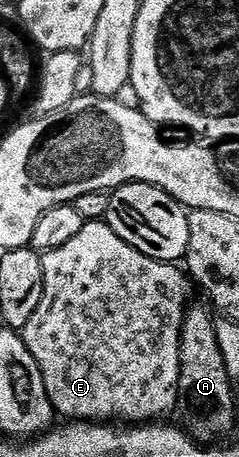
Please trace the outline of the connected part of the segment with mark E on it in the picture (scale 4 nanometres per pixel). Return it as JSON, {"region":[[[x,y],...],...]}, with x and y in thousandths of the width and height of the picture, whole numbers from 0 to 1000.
{"region":[[[356,484],[343,508],[310,516],[310,525],[259,534],[259,543],[226,543],[180,558],[184,575],[184,628],[176,630],[176,656],[159,663],[159,683],[142,698],[142,716],[96,724],[100,748],[121,761],[142,788],[159,792],[176,814],[176,829],[192,840],[192,867],[209,867],[209,884],[238,908],[268,919],[322,923],[393,923],[452,928],[481,919],[502,928],[636,928],[657,919],[686,919],[715,897],[732,899],[745,888],[749,867],[749,757],[762,735],[770,687],[795,672],[787,656],[787,626],[795,608],[749,580],[715,573],[665,573],[628,560],[594,560],[510,516],[481,512],[448,484]]]}

